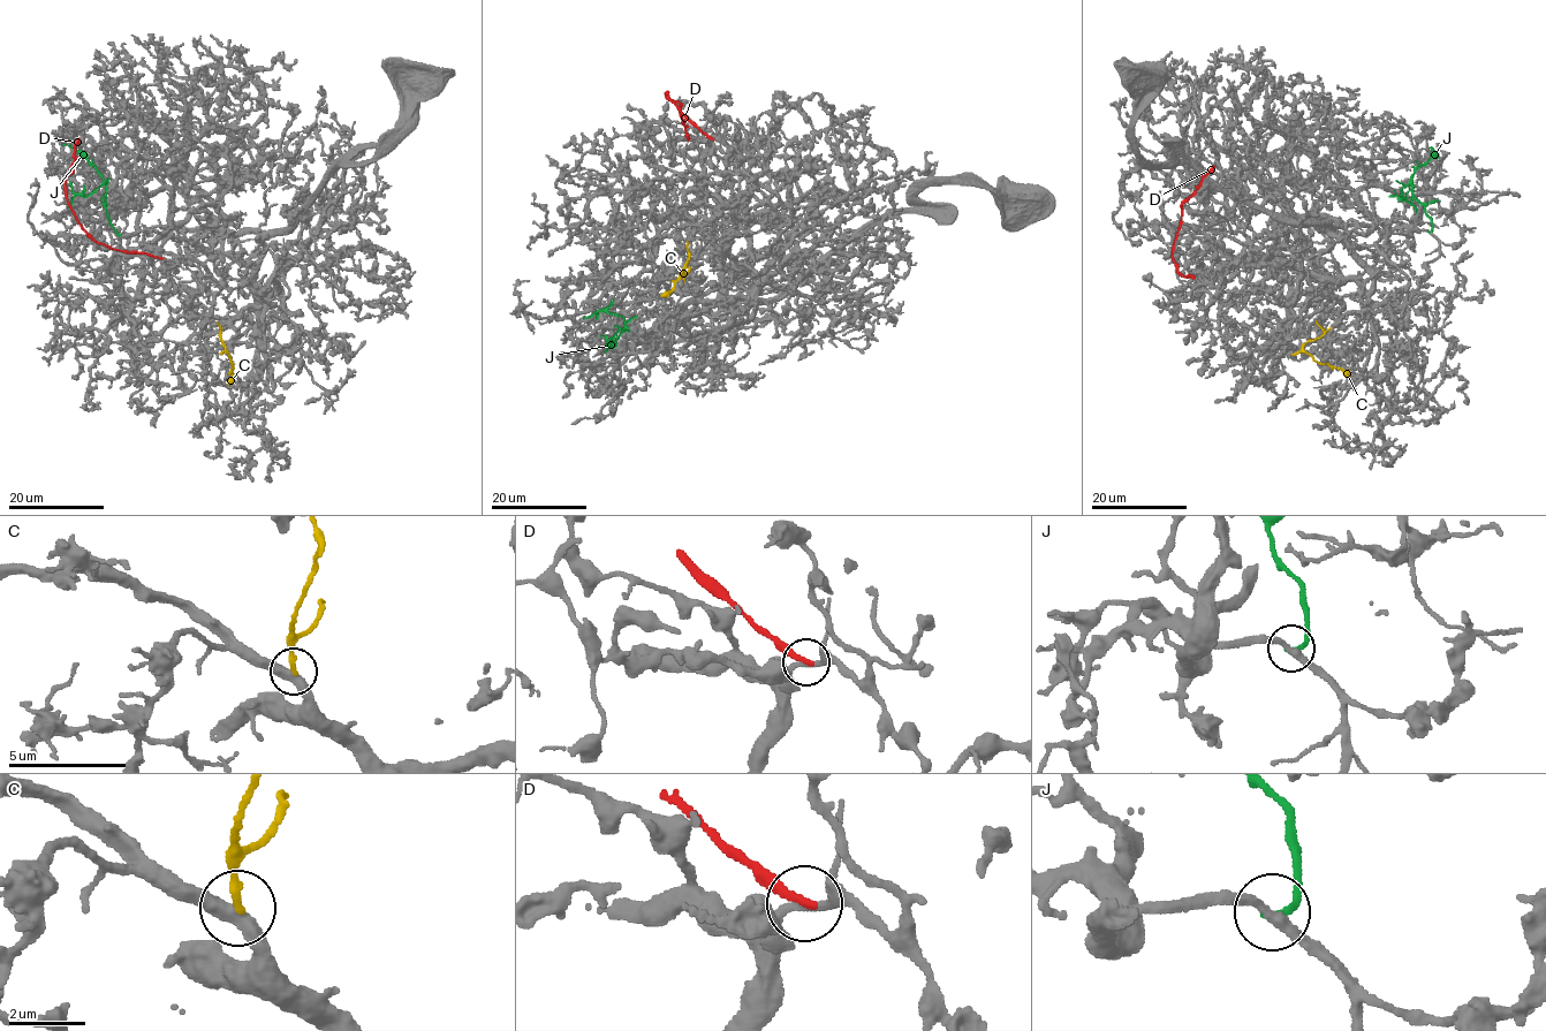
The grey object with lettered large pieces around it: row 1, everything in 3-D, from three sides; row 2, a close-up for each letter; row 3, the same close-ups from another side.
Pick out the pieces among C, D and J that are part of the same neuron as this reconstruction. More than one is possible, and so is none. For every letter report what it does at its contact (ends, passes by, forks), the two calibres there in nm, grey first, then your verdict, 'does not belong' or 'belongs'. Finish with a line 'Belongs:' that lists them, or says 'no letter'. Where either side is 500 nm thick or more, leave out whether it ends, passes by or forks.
C: it ends there; 440 nm thick on the grey side, 220 nm on the other; does not belong
D: it ends there; 180 nm thick on the grey side, 220 nm on the other; does not belong
J: it ends there; 280 nm thick on the grey side, 190 nm on the other; does not belong
Belongs: no letter

